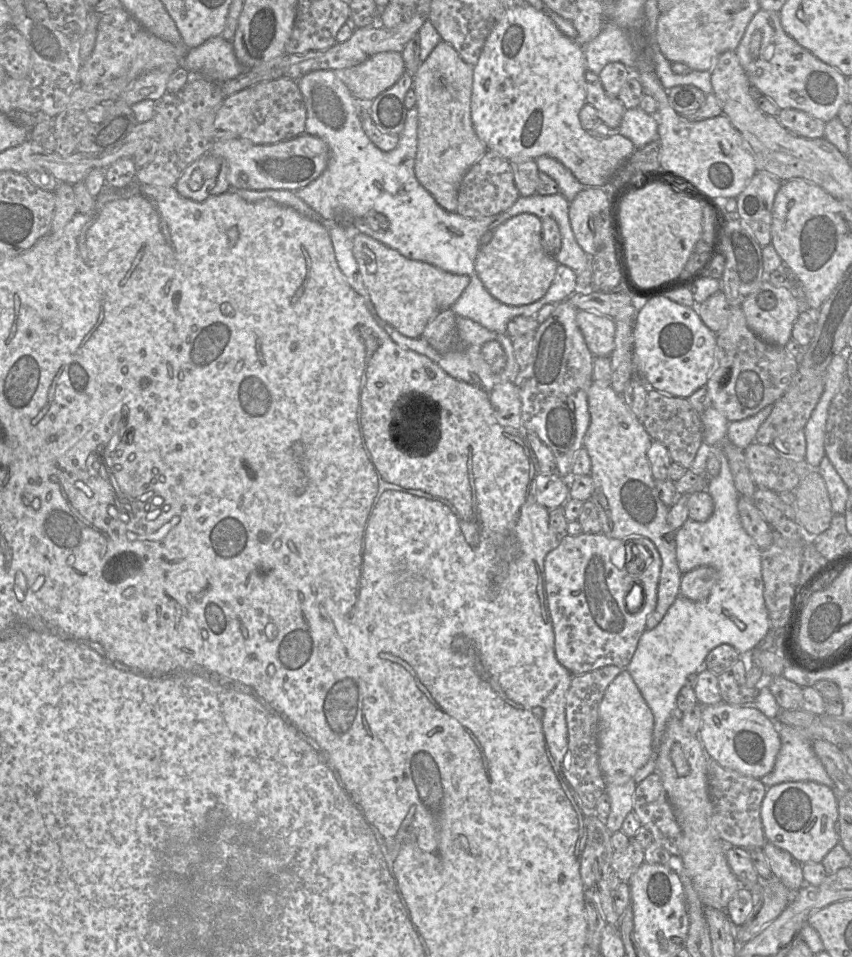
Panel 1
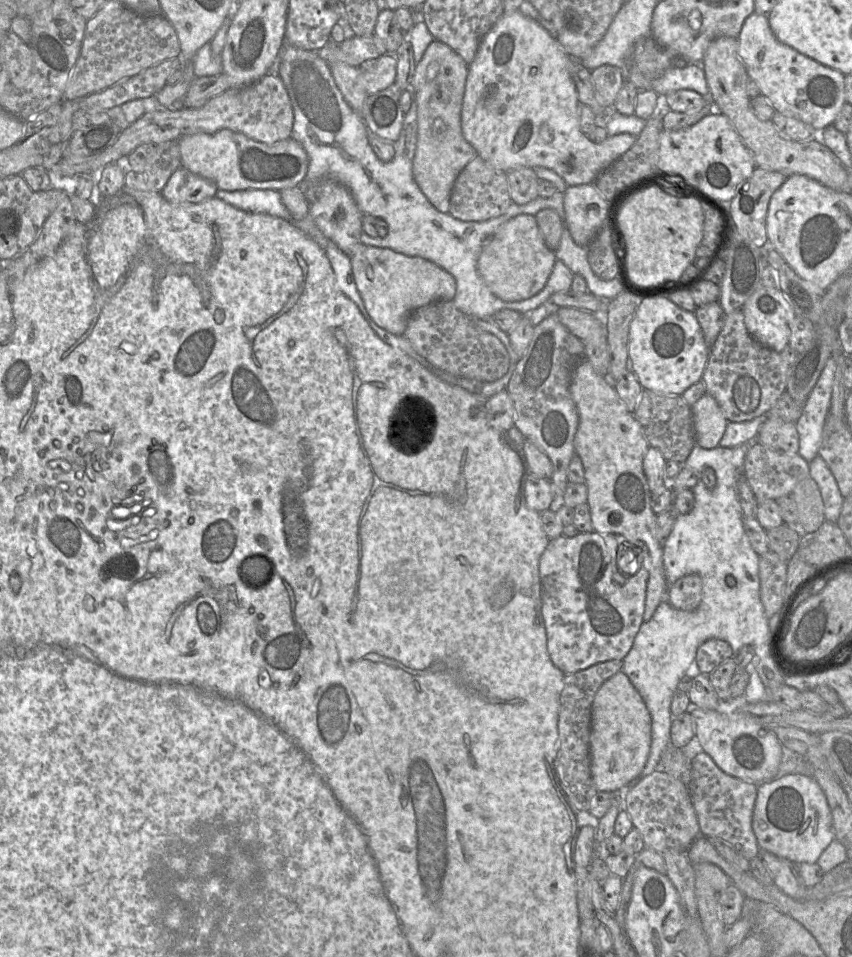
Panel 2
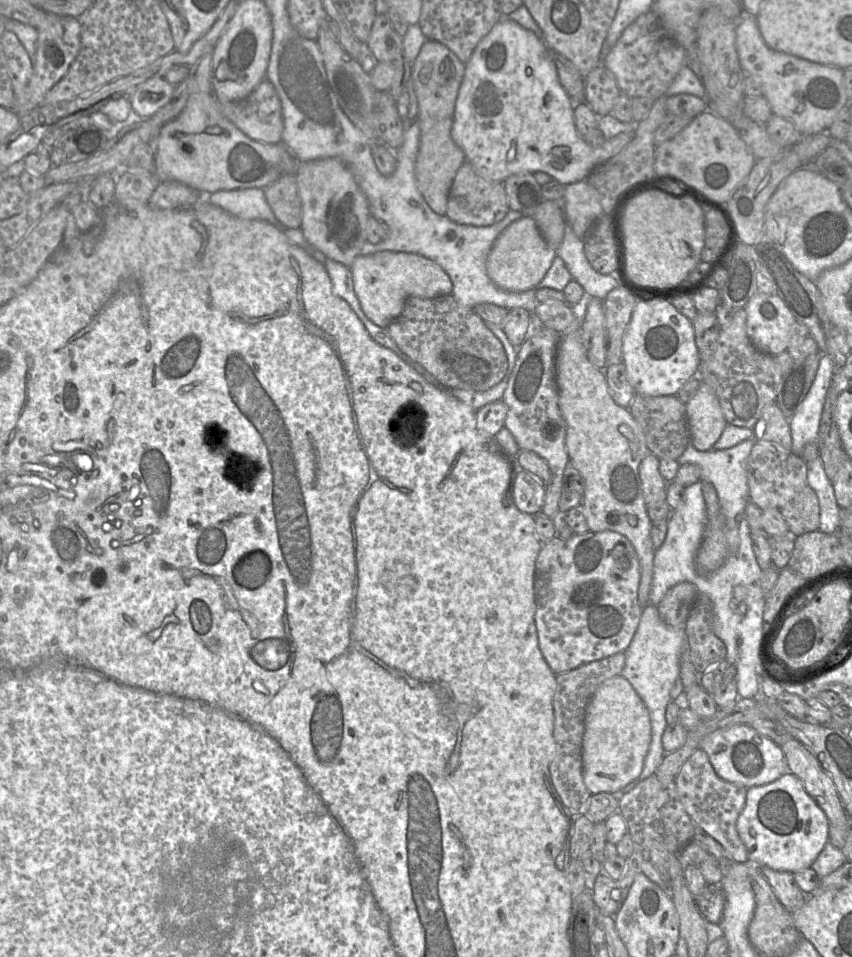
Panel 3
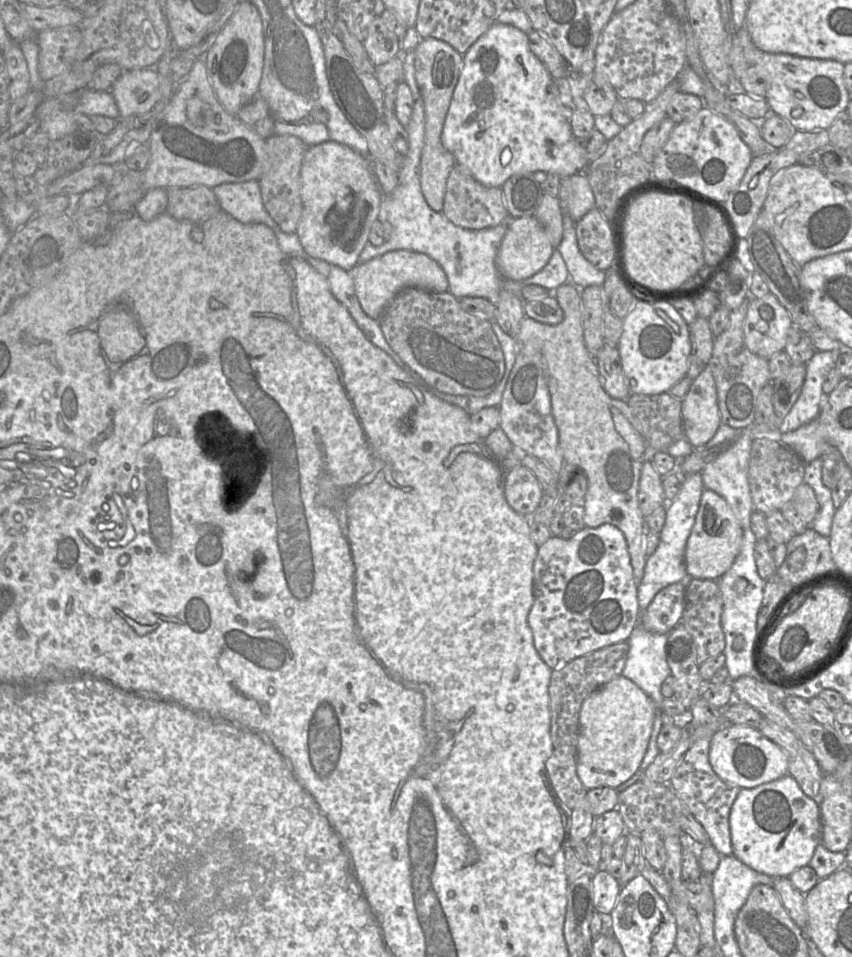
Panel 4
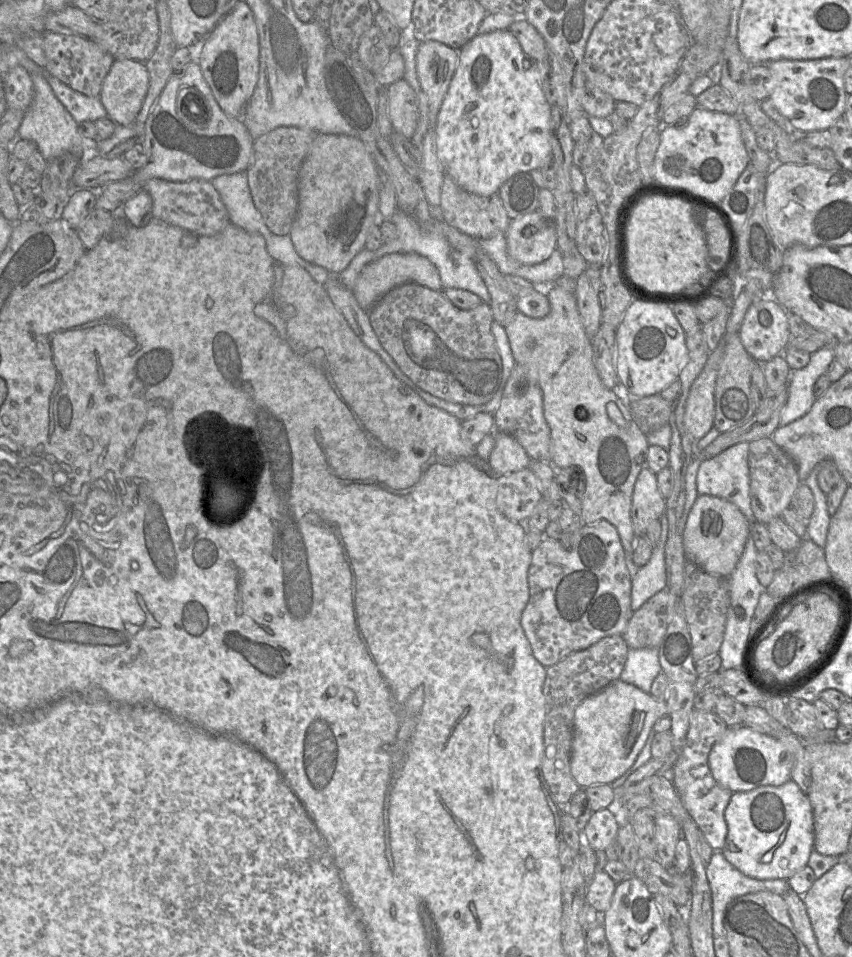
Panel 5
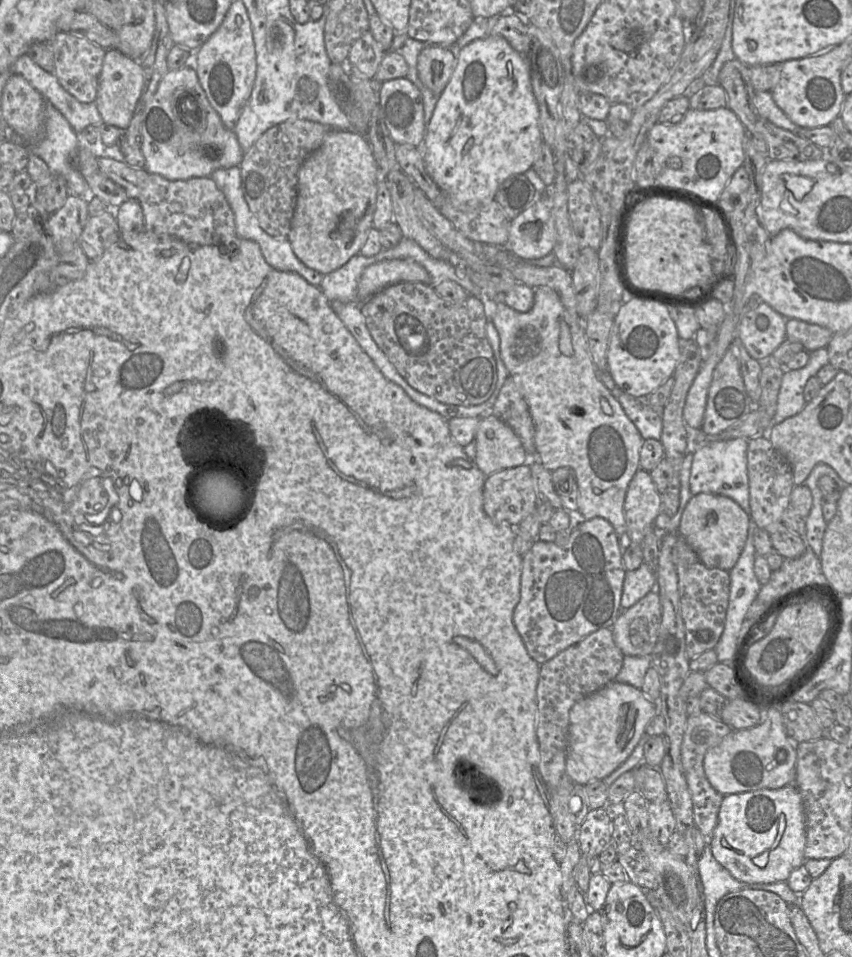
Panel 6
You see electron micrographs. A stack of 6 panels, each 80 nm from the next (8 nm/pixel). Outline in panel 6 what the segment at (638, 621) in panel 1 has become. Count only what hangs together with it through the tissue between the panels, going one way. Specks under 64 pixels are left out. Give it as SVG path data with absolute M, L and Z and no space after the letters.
M594 517L589 520L579 519L578 523L574 523L570 538L565 546L558 546L554 541L545 542L541 540L535 540L531 549L522 557L520 600L514 609L513 623L525 644L528 654L539 665L547 662L566 648L580 642L589 634L601 628L612 628L618 616L621 614L622 611L624 611L621 608L621 597L624 578L627 571L625 570L623 565L622 553L622 541L617 535L611 523L602 517Z

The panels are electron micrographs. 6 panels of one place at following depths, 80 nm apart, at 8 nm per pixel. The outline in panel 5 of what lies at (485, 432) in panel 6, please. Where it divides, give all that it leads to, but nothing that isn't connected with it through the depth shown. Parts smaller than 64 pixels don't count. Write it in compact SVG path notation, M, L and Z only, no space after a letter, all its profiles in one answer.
M496 429L493 433L495 446L487 462L495 474L517 472L529 466L530 457L513 437Z

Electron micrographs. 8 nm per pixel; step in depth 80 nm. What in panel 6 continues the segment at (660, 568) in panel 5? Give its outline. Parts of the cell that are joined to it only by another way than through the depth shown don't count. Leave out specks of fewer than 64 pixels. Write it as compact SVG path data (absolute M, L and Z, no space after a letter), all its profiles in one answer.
M644 562L635 570L627 571L621 597L621 608L628 609L656 589L656 572Z

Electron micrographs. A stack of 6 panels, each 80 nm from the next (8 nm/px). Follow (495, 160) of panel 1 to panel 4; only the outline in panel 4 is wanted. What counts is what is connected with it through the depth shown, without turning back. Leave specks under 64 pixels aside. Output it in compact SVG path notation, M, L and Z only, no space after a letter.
M456 164L447 179L442 214L454 225L469 230L492 228L509 217L501 187L483 185L465 167Z

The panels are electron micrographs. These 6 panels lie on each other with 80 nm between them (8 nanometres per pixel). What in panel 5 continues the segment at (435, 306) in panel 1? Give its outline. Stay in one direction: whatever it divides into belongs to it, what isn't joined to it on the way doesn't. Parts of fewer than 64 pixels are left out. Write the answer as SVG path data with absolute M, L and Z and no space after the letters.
M393 253L365 266L356 280L353 293L360 307L370 311L387 292L408 282L443 290L439 272L429 259L416 253Z

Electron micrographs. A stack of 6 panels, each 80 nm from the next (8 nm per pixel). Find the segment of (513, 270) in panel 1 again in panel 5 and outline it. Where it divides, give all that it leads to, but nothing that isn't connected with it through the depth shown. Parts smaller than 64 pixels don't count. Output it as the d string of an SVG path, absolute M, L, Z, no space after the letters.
M538 211L525 214L510 221L506 231L509 255L524 265L546 261L556 249L554 223Z

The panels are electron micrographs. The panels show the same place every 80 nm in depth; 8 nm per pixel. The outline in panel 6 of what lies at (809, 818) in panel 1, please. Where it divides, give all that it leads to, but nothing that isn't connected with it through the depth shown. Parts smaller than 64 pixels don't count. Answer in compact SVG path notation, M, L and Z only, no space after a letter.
M793 783L779 789L759 789L725 795L709 848L717 862L738 881L747 884L766 884L786 882L790 873L803 865L806 860L805 842L806 826L802 798Z

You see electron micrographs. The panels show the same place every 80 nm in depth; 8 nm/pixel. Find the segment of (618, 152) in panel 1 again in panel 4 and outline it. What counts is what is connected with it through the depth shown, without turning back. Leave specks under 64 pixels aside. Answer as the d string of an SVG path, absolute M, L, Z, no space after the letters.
M495 22L463 55L441 142L453 154L456 165L465 167L488 187L502 187L514 175L537 171L571 177L584 172L590 164L589 154L572 132L571 116L571 108L561 102L556 81L531 51L527 34L511 25Z

